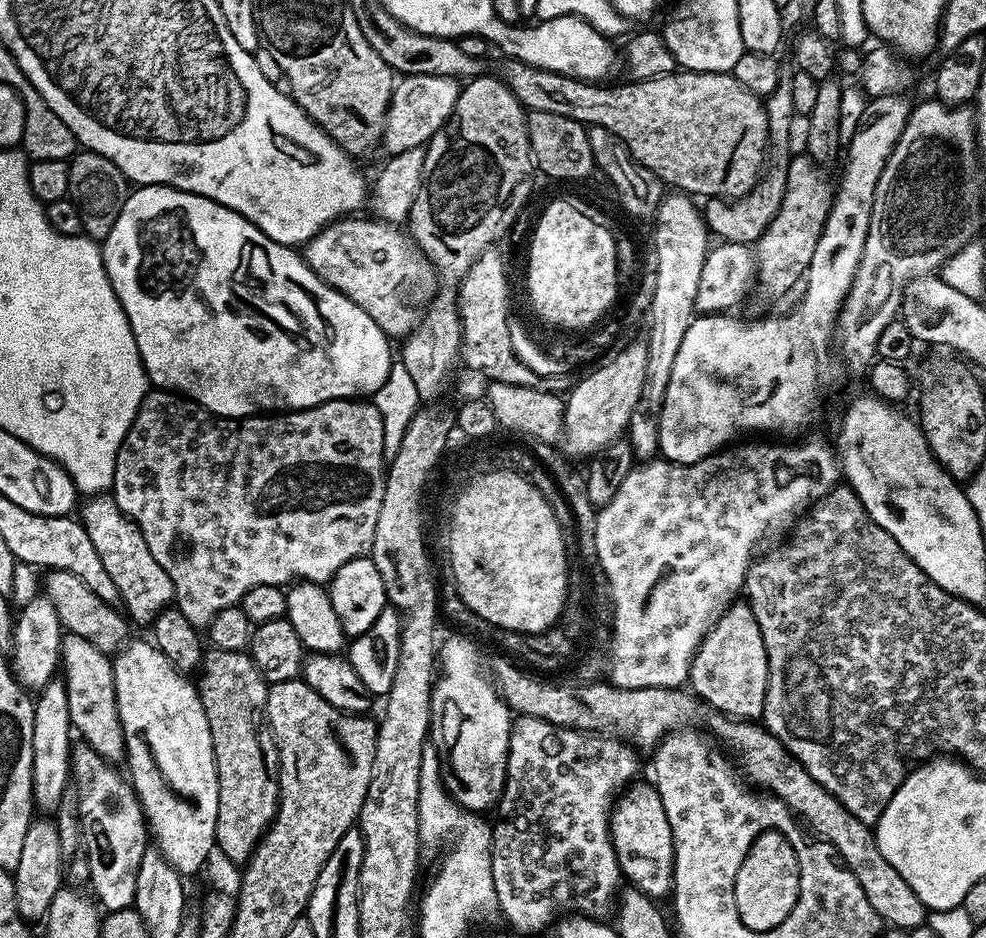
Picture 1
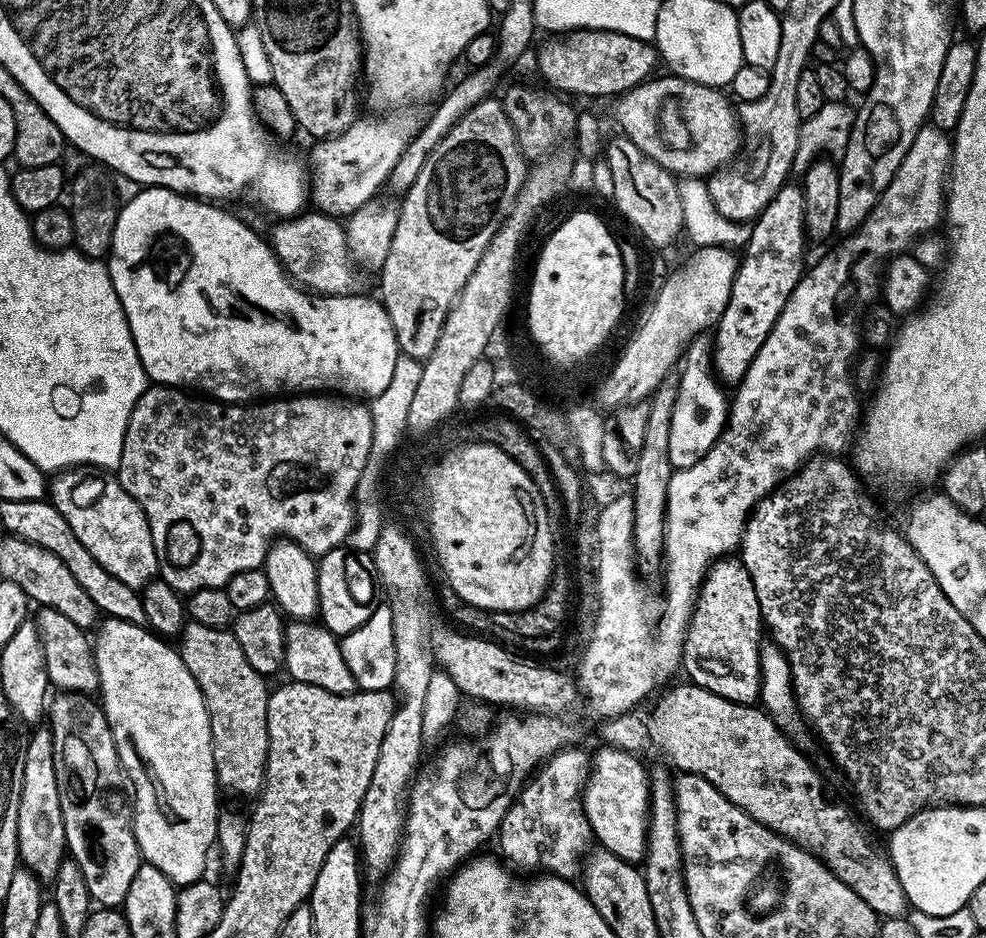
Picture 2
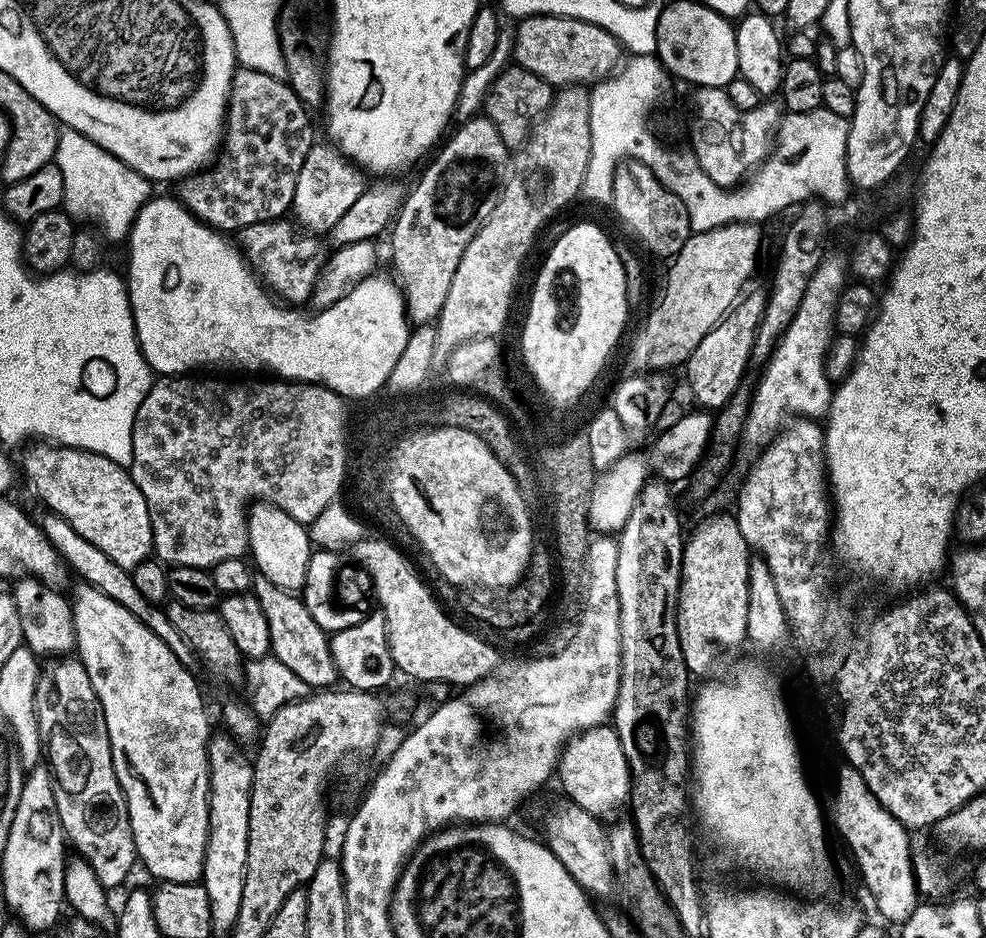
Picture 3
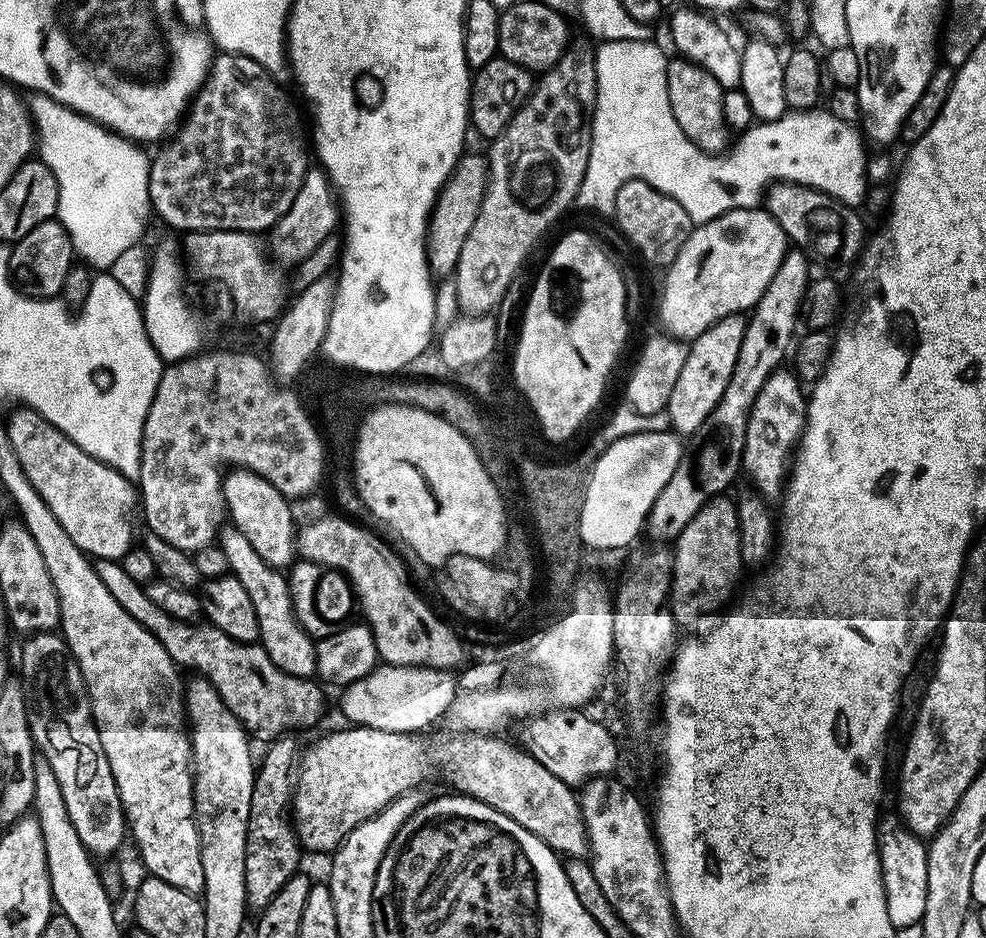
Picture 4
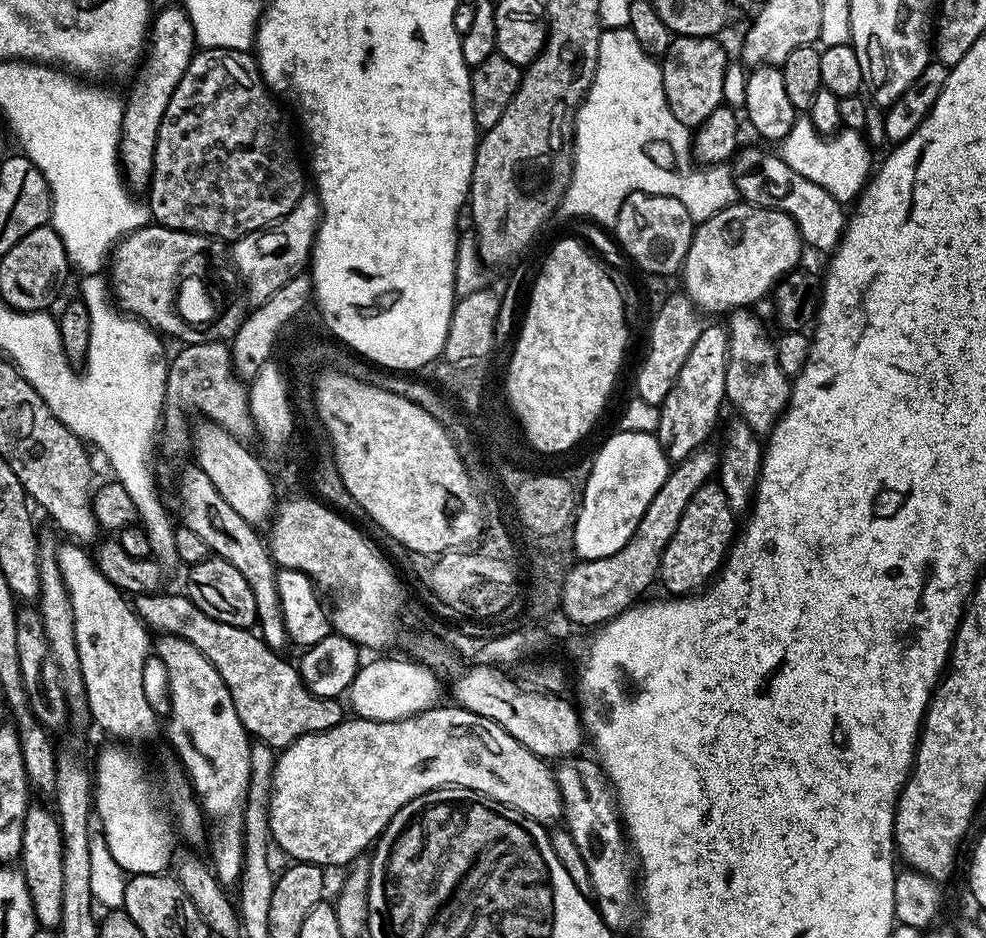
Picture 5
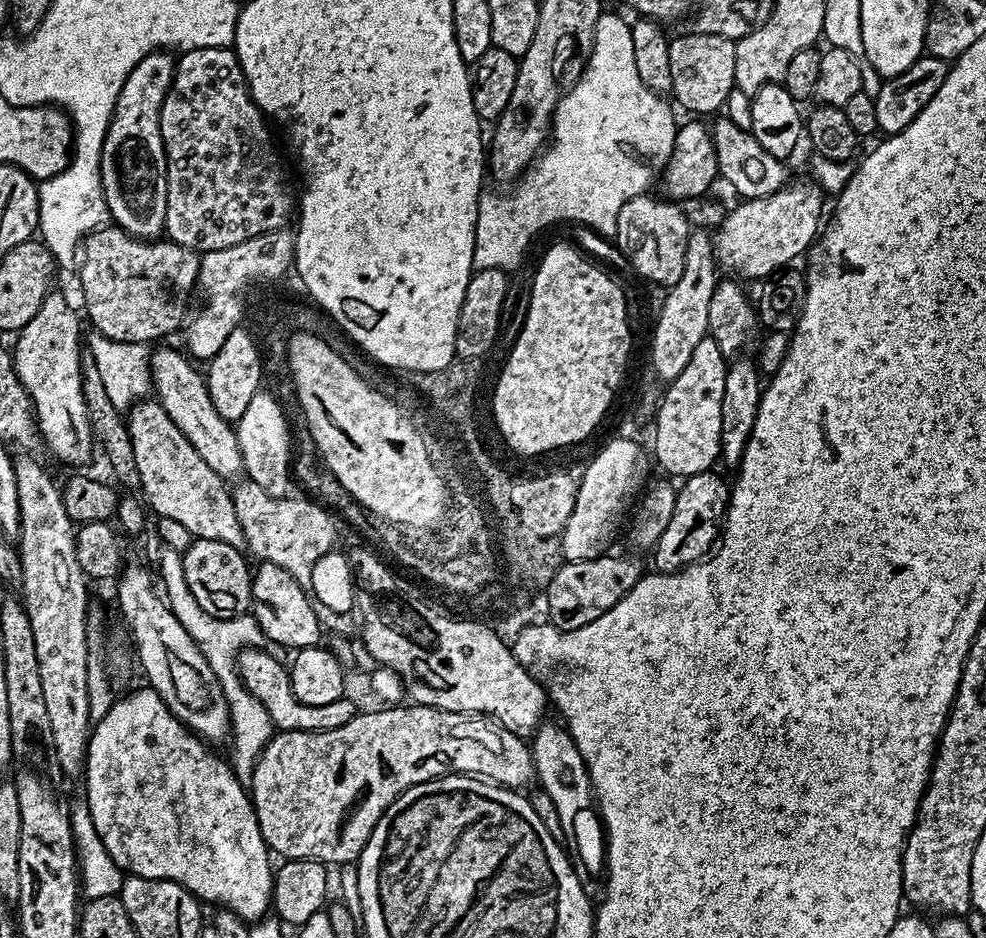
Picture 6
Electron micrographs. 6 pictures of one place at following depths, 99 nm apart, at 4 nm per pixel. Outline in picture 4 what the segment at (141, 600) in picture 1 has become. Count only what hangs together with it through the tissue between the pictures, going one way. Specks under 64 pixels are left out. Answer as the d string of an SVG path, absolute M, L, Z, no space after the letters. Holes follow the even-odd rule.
M23 406L15 409L16 413L6 420L10 443L14 445L14 454L18 454L18 462L22 462L22 470L26 470L26 478L30 478L30 486L42 494L42 502L50 506L50 514L62 522L62 530L70 534L74 546L83 550L85 556L96 560L121 560L134 546L132 540L132 515L138 512L138 488L118 470L103 464L98 458L86 454L82 446L78 446L62 430L58 430L42 414L32 408Z

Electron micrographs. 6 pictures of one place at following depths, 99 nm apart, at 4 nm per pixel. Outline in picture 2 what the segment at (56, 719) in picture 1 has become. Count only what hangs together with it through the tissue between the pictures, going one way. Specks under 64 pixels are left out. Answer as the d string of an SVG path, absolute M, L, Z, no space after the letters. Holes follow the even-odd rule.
M47 726L28 736L26 758L22 766L22 802L18 802L18 846L23 867L41 882L55 881L58 866L66 859L62 802L58 794L58 774L54 774L54 742Z

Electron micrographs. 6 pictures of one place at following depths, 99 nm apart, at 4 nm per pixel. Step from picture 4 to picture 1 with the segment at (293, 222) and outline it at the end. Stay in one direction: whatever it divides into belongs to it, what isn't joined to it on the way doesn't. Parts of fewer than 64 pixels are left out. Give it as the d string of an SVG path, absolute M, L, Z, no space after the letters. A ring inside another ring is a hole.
M410 75L406 77L401 77L393 87L392 90L392 96L391 96L391 102L388 106L387 110L387 118L384 120L384 134L381 137L381 145L382 148L385 148L387 151L387 155L395 155L398 153L402 153L410 148L421 146L423 147L426 143L428 143L432 136L441 128L441 126L444 125L445 121L449 119L449 117L452 116L453 108L456 105L457 98L460 96L460 89L461 85L459 84L459 81L456 81L453 79L452 76L446 76L446 75Z

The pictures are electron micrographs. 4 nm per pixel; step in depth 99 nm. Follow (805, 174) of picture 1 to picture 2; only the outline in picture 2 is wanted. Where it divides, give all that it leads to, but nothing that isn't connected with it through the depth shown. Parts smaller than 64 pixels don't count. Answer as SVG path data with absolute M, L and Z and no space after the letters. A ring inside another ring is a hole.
M792 182L785 183L751 225L752 233L739 257L730 298L714 325L716 341L713 339L710 344L715 375L728 386L739 384L746 370L750 370L754 354L762 350L762 342L766 342L770 330L774 330L774 322L778 322L786 298L790 298L806 271L803 191Z

